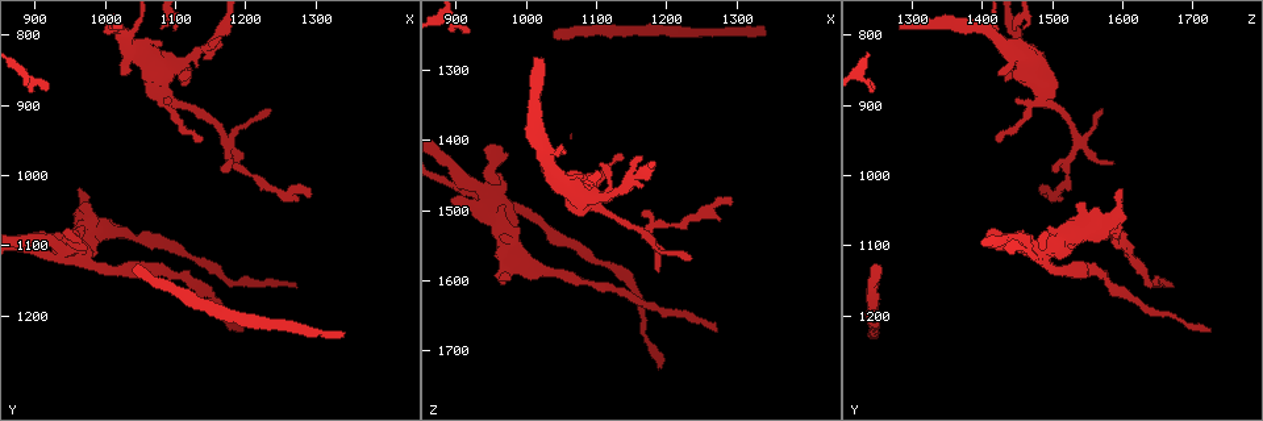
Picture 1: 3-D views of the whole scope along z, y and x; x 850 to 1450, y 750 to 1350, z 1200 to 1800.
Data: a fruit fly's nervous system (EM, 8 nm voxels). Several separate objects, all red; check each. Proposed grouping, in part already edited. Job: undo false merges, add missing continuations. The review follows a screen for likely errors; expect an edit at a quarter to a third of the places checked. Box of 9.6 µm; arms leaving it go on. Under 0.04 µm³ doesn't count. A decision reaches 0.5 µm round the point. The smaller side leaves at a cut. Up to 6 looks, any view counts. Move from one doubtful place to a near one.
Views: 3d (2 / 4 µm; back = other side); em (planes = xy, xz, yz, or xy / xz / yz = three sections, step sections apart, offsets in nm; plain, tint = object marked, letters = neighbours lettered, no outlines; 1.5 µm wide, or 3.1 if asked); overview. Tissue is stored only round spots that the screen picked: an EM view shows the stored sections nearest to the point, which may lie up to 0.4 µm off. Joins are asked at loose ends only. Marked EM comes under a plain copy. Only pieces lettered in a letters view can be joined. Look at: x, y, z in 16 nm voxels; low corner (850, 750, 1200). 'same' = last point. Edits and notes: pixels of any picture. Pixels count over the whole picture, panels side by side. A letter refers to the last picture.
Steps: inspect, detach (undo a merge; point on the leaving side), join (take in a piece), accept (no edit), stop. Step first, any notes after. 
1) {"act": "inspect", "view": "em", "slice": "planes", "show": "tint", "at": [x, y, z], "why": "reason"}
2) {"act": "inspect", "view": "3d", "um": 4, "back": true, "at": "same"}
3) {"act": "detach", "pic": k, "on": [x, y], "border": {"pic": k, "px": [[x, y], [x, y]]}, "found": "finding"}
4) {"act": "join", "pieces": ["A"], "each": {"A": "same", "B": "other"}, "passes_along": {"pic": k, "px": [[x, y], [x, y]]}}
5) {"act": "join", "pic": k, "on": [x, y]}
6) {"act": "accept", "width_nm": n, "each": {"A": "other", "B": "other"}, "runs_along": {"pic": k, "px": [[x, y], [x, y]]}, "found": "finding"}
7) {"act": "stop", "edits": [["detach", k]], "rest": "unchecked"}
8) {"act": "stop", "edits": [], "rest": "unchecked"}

{"act": "inspect", "view": "3d", "um": 4, "at": [1185, 985, 1590], "why": "an open end"}

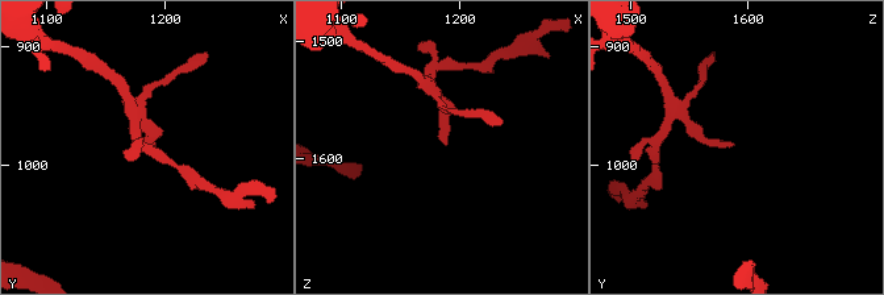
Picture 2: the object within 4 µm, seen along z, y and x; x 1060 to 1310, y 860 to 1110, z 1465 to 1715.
{"act": "inspect", "view": "em", "slice": "planes", "show": "letters", "at": [1190, 982, 1590], "why": "need the tissue"}

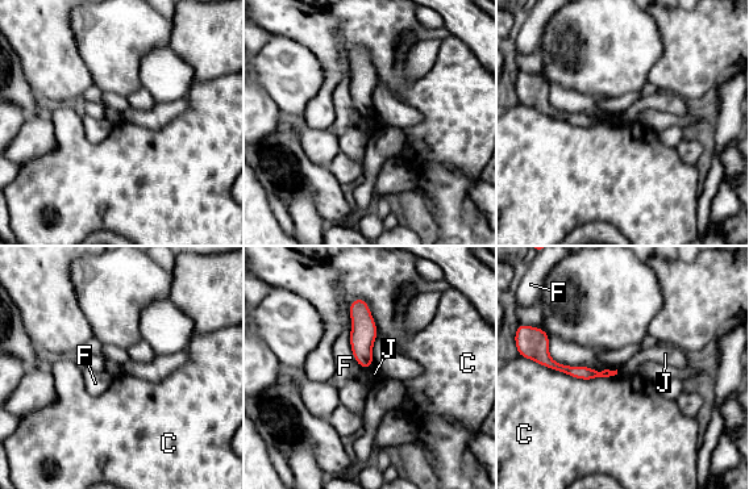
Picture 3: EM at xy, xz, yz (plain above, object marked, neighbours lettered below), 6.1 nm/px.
{"act": "accept", "each": {"C": "other", "F": "other", "J": "other"}, "runs_along": {"pic": 3, "px": [[545, 358], [570, 371], [606, 373]]}, "found": "no lettered piece goes on from it"}

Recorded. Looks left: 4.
{"act": "inspect", "view": "3d", "um": 2, "at": [1340, 1230, 1245], "why": "free end"}

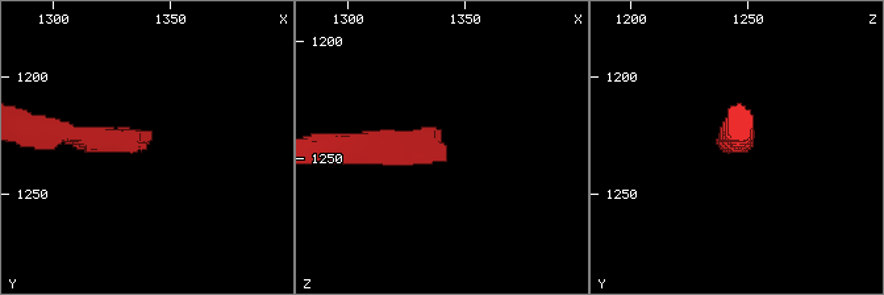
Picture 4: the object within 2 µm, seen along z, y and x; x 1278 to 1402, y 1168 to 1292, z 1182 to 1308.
{"act": "inspect", "view": "em", "slice": "planes", "show": "letters", "at": [1338, 1231, 1241]}

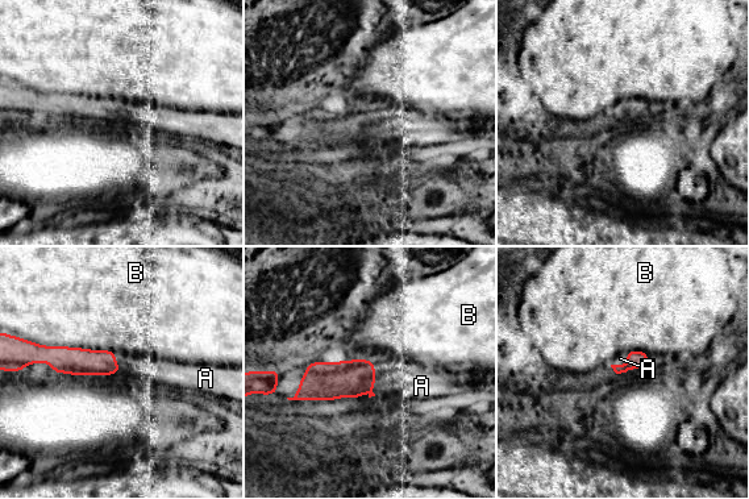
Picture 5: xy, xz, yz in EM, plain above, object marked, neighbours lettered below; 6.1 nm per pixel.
{"act": "join", "pieces": ["A"], "each": {"A": "same", "B": "other"}, "passes_along": {"pic": 5, "px": [[636, 358], [624, 365], [620, 358]]}, "found": "the neuron continues"}

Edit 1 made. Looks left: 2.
{"act": "inspect", "view": "overview"}

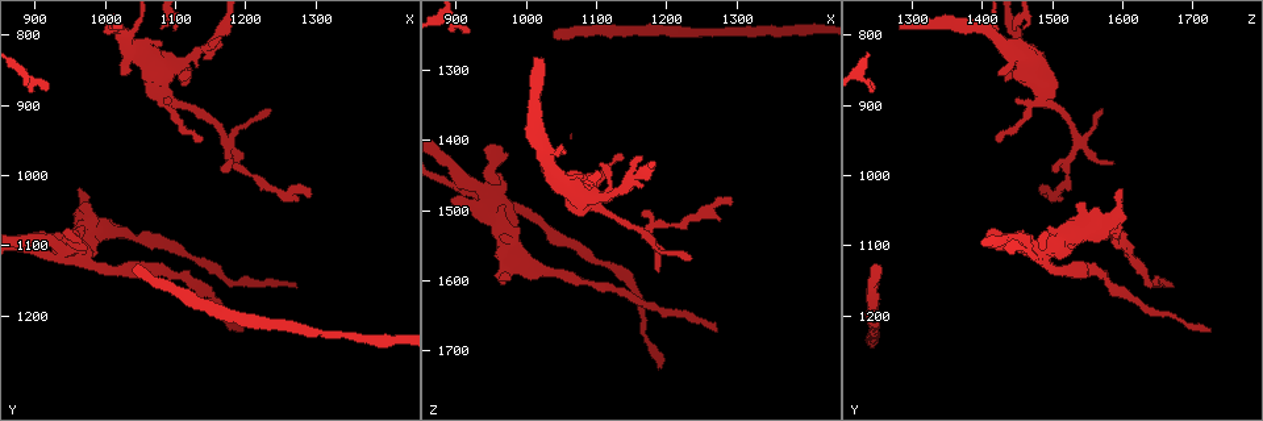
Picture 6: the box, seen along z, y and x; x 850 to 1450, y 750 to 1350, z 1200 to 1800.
{"act": "inspect", "view": "em", "slice": "planes", "show": "letters", "at": [965, 1050, 1540], "why": "thick end"}

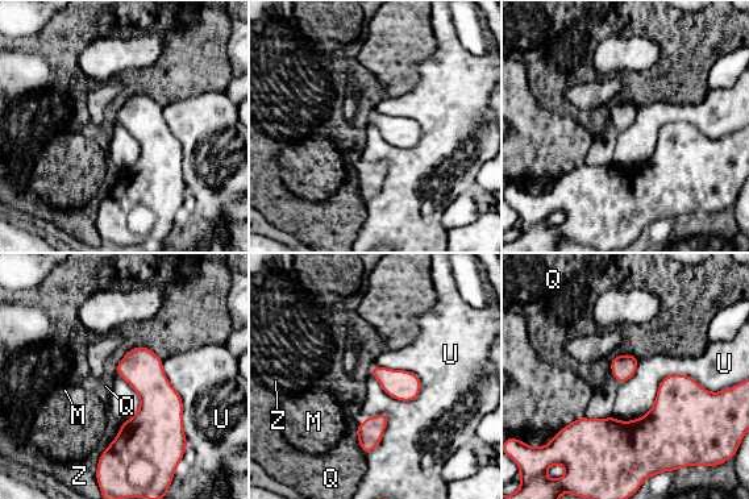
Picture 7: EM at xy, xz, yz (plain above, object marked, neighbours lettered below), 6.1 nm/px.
{"act": "accept", "each": {"M": "other", "Q": "other", "U": "other", "Z": "other"}, "found": "no lettered piece goes on from it"}

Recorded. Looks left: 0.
{"act": "stop", "edits": [["join", 5]], "rest": "unchecked"}

